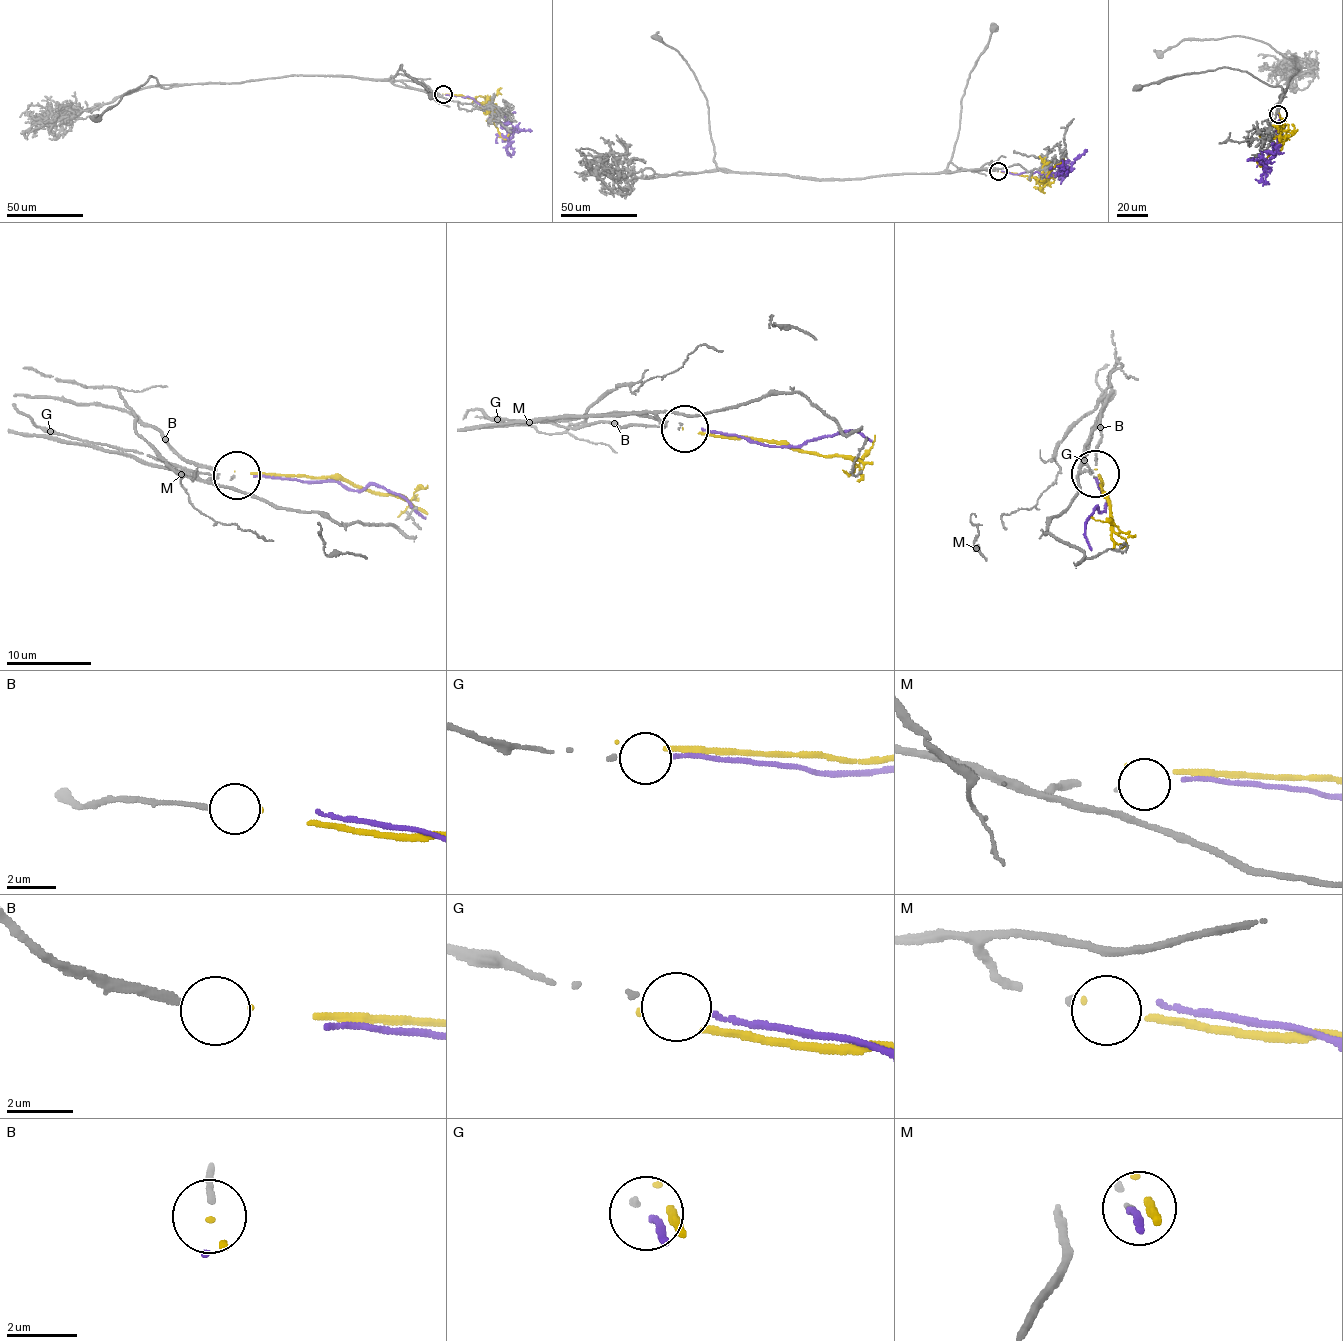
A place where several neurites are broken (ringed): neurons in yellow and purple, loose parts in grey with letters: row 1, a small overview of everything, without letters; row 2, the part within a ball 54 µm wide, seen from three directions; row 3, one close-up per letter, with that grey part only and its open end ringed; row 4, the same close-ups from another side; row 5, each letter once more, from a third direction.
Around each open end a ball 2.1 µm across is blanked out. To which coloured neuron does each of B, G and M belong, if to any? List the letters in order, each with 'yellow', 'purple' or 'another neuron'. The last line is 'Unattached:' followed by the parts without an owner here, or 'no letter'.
B: yellow
G: purple
M: another neuron
Unattached: M

